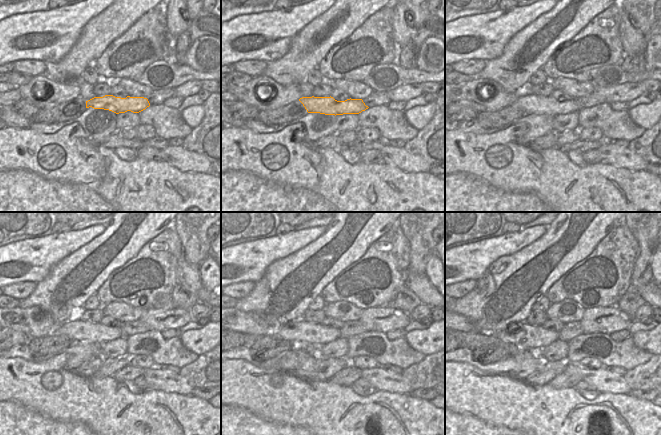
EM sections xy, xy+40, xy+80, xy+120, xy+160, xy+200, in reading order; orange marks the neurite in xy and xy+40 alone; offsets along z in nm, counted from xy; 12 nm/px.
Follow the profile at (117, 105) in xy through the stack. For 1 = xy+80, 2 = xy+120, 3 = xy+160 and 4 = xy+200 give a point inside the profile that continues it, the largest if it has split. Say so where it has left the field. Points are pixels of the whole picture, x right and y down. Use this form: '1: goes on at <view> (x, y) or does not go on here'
1: goes on at xy+80 (532, 104)
2: goes on at xy+120 (78, 331)
3: goes on at xy+160 (301, 333)
4: goes on at xy+200 (521, 334)

